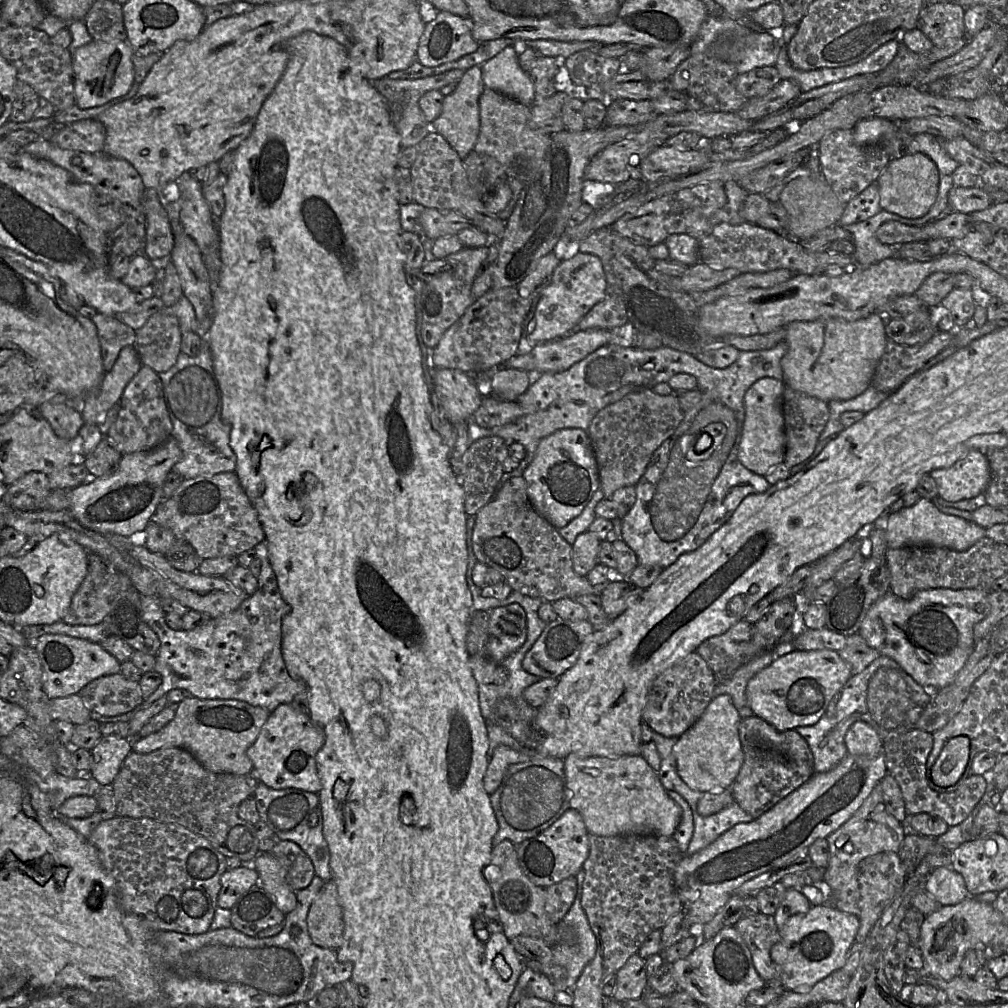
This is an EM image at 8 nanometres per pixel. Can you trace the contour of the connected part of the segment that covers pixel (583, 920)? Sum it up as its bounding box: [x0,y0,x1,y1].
[552,871,596,991]

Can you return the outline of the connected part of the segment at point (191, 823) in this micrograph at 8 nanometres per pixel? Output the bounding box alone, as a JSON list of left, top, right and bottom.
[112,747,259,864]

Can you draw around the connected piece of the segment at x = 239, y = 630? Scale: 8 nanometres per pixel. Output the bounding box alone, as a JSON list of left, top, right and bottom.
[134,540,306,713]

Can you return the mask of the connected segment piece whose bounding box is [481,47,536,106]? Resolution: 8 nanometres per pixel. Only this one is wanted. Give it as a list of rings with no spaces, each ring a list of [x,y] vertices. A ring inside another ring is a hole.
[[[515,48],[503,49],[482,64],[481,71],[485,88],[516,99],[526,106],[531,106],[535,102],[533,82],[528,72],[520,67]]]

